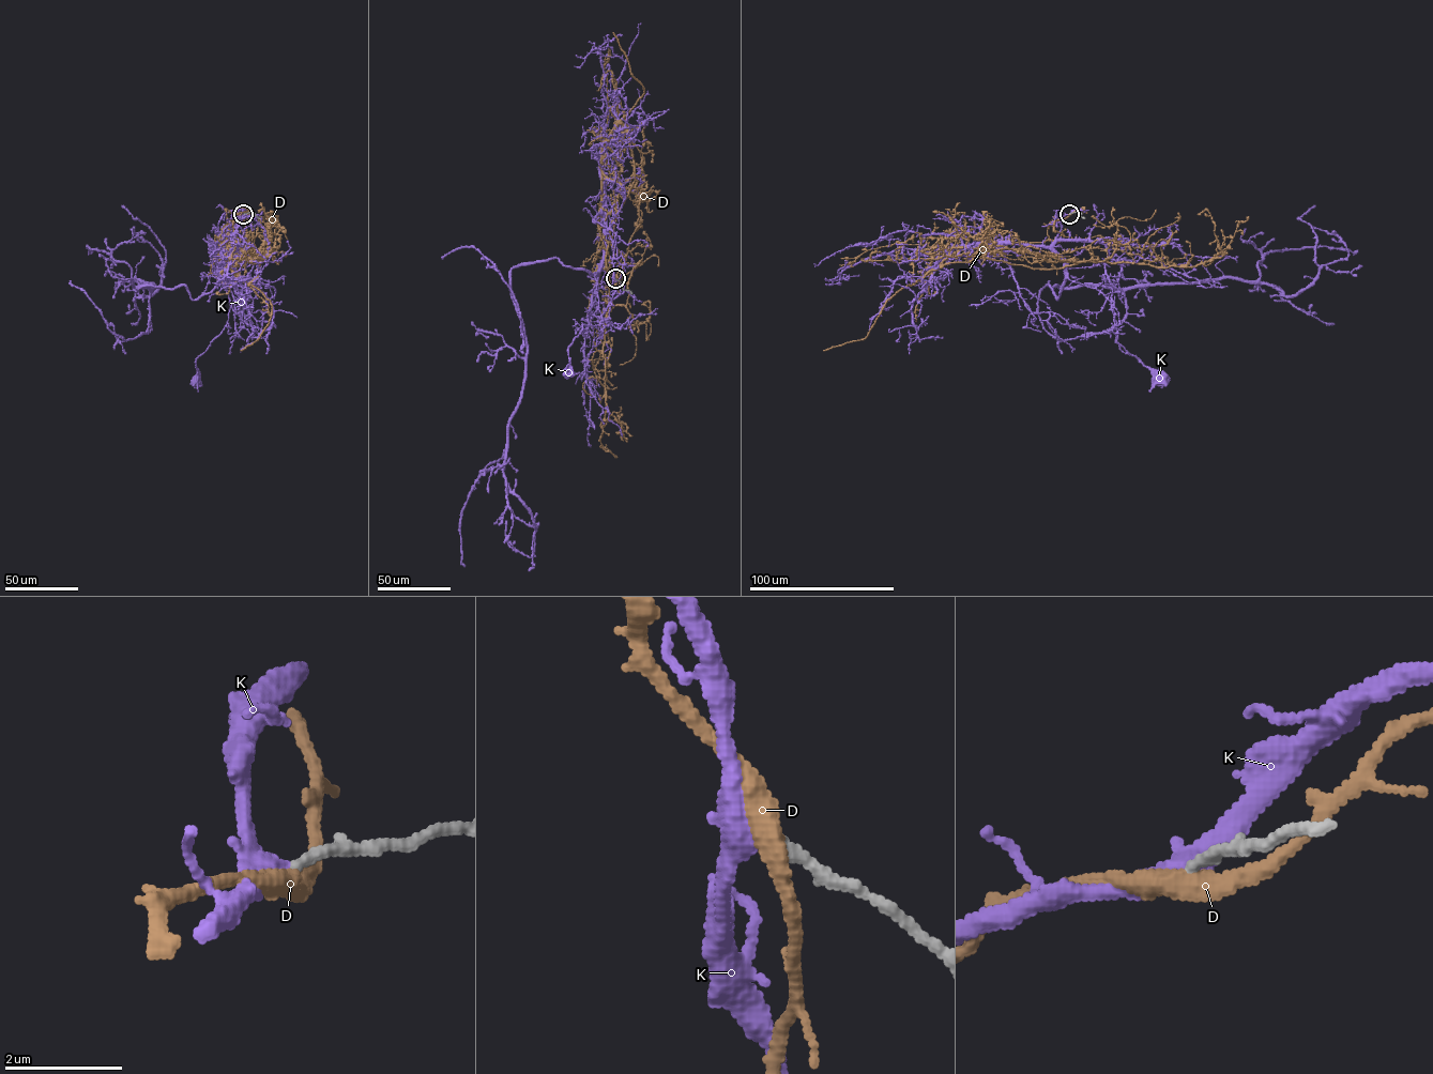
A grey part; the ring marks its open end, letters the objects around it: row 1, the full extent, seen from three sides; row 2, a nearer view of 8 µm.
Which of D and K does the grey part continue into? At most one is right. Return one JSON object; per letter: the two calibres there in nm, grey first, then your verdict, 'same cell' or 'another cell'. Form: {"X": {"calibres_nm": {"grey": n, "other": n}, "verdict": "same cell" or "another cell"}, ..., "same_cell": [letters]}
{"D": {"calibres_nm": {"grey": 200, "other": 400}, "verdict": "another cell"}, "K": {"calibres_nm": {"grey": 200, "other": 400}, "verdict": "same cell"}, "same_cell": ["K"]}

